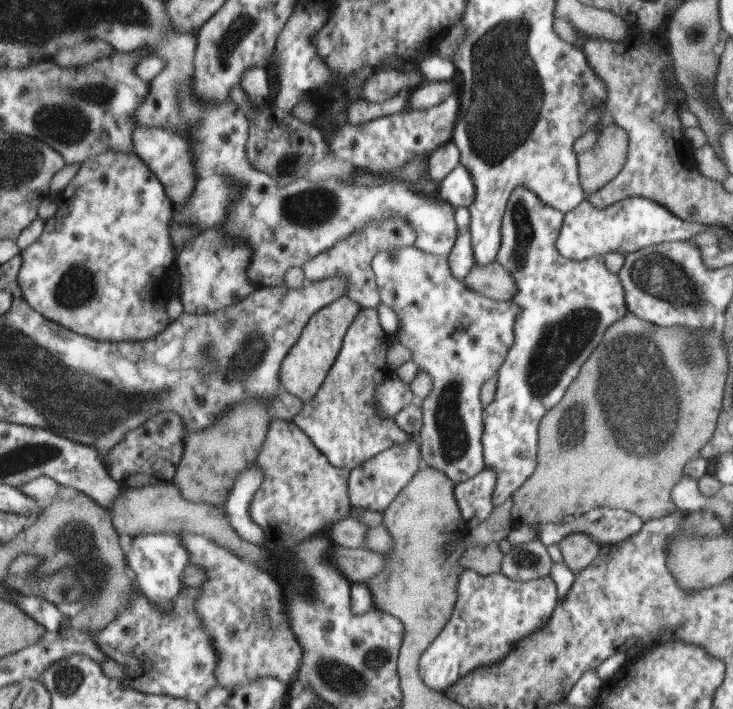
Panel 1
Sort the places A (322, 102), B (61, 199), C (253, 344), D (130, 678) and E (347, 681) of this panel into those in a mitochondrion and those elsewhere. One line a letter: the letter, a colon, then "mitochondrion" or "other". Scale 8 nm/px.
A: other
B: other
C: mitochondrion
D: other
E: mitochondrion

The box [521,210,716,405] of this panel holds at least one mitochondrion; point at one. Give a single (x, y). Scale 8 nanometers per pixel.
(658, 275)

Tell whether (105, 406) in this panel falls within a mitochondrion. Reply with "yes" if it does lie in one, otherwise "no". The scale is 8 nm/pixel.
yes

